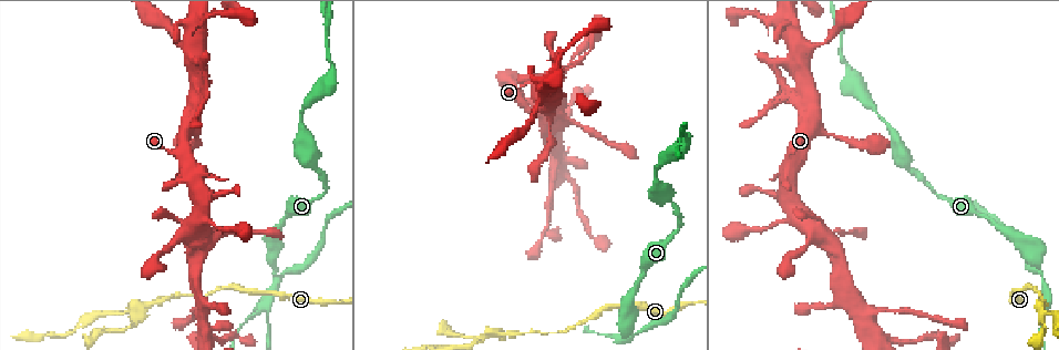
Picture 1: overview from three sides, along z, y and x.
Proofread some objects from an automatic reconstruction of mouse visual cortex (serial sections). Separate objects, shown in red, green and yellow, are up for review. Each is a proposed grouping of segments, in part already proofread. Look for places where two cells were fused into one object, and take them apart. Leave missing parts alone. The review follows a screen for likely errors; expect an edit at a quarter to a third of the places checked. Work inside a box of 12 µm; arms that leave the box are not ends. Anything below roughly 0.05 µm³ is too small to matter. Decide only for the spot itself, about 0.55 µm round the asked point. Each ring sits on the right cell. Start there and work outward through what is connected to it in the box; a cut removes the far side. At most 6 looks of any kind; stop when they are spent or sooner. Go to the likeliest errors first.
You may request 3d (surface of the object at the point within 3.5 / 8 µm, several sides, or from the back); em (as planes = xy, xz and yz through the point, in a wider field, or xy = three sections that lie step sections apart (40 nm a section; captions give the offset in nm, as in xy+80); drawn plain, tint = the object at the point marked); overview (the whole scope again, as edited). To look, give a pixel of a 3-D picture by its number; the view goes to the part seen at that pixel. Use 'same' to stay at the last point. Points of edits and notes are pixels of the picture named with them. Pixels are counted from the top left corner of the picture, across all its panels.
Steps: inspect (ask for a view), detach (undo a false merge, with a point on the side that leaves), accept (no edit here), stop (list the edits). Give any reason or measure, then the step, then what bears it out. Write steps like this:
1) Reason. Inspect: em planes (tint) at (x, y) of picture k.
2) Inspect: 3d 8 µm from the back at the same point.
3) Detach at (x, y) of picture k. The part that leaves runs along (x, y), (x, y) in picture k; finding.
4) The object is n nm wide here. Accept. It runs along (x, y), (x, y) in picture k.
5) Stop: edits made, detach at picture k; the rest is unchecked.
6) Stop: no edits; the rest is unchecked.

Branch point. Inspect: 3d 3.5 µm from the back at (680, 136) of picture 1.

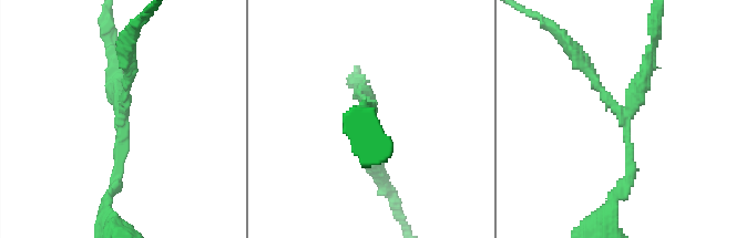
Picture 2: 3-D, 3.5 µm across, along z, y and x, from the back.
3 arms meet here; the arms are 150, 150, 200 nm wide. Inspect: em xy step 3 (tint) at (122, 118) of picture 2.

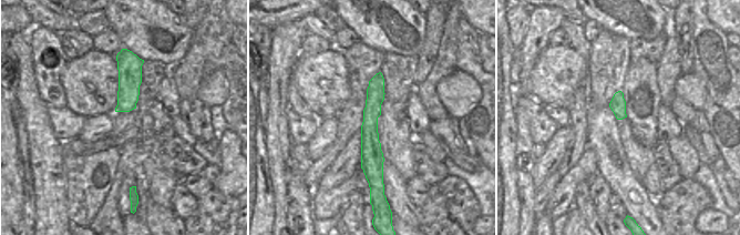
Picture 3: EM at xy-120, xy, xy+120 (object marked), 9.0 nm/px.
Accept. It runs along (623, 188), (625, 117), (648, 50) in picture 2; one cell here.

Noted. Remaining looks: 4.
Narrows sharply. Inspect: 3d 8 µm at (277, 276) of picture 1.

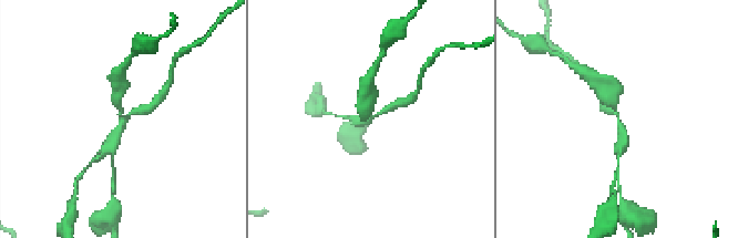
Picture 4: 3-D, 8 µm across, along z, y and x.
Closer look. Inspect: 3d 3.5 µm at (123, 118) of picture 4.

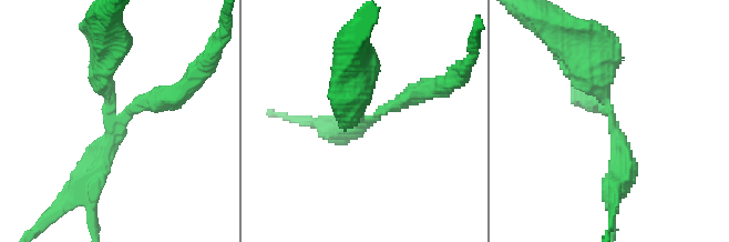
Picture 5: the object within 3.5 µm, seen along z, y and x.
3 arms meet here; the arms are 250, 250, 400 nm wide; now the EM. Inspect: em xy step 1 (tint) at (112, 114) of picture 5.

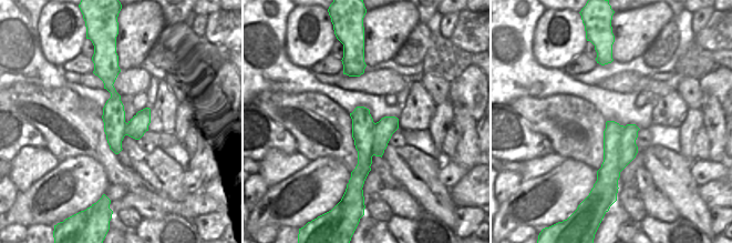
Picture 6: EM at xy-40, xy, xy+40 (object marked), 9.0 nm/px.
Detach at (588, 102) of picture 5. The part that leaves runs along (117, 118), (180, 93), (203, 67) in picture 5; two cells meet here.

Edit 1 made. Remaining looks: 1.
Stop: edits made, detach at picture 5; the rest is unchecked.

